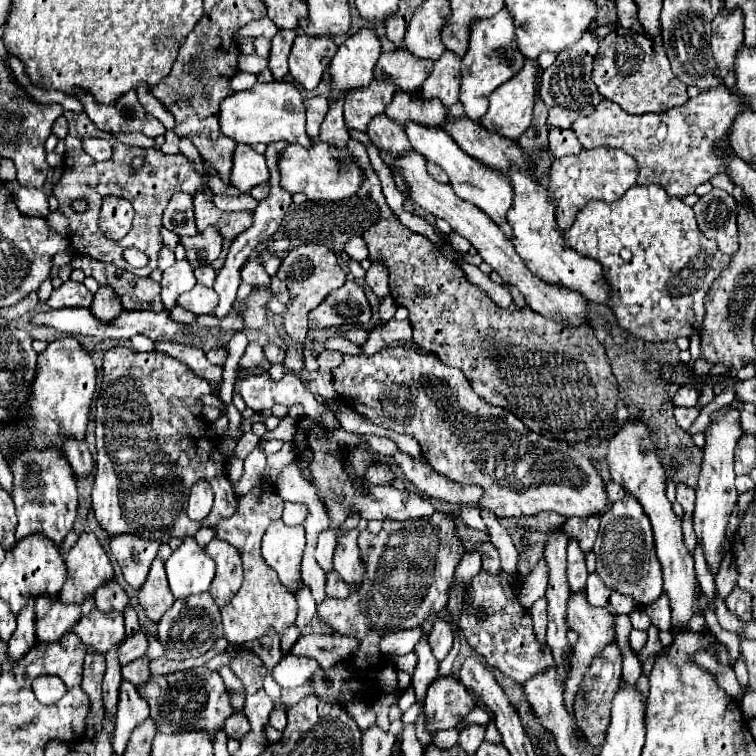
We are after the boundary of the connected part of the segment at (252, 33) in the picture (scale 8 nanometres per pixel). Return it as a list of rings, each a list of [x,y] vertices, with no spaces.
[[[262,17],[262,19],[252,21],[250,25],[246,25],[246,27],[244,27],[244,33],[238,33],[238,39],[244,39],[244,37],[258,37],[258,35],[264,35],[264,37],[272,39],[276,31],[278,31],[278,27],[276,27],[268,17]]]

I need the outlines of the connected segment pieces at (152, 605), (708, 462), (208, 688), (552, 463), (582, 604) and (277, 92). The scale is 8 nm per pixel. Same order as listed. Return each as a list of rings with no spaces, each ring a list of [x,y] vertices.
[[[156,557],[152,561],[152,569],[148,573],[146,583],[138,591],[138,599],[140,599],[140,605],[144,607],[148,619],[152,619],[152,621],[158,621],[166,613],[166,609],[172,607],[174,595],[170,593],[170,587],[166,585],[164,561],[160,557]]]
[[[738,409],[726,411],[726,415],[720,415],[712,425],[706,429],[706,445],[704,445],[704,457],[702,457],[702,469],[696,489],[696,509],[694,509],[694,531],[698,541],[704,547],[706,561],[710,565],[710,571],[716,573],[720,567],[720,543],[724,539],[726,523],[732,513],[732,507],[736,503],[738,491],[734,487],[734,447],[742,435],[740,425],[740,413]]]
[[[194,667],[188,671],[178,671],[172,675],[150,677],[146,685],[138,687],[140,695],[150,705],[150,715],[158,723],[158,731],[176,733],[188,729],[204,729],[210,735],[224,725],[224,719],[232,713],[226,685],[218,671],[206,667]]]
[[[386,347],[372,357],[344,355],[342,365],[332,373],[332,377],[338,397],[348,407],[376,425],[396,433],[412,435],[420,443],[422,455],[434,471],[462,485],[484,487],[480,509],[488,509],[496,513],[496,517],[536,515],[540,511],[556,511],[566,519],[594,515],[600,517],[612,507],[612,501],[606,495],[606,485],[588,457],[580,455],[566,441],[546,439],[528,431],[524,423],[510,411],[482,401],[474,389],[470,389],[470,381],[466,381],[460,369],[444,365],[432,353],[406,347]]]
[[[584,591],[582,593],[570,593],[568,597],[568,611],[566,611],[566,623],[572,631],[578,633],[578,641],[574,645],[574,655],[572,655],[572,673],[570,673],[570,679],[566,683],[566,709],[568,713],[572,715],[572,703],[574,703],[574,695],[578,691],[578,685],[590,665],[590,659],[600,653],[600,649],[608,643],[614,641],[614,617],[600,609],[600,607],[592,607],[588,601],[586,601],[586,595]]]
[[[272,81],[272,83],[256,83],[248,91],[236,91],[220,103],[220,129],[224,135],[236,139],[238,143],[258,145],[258,143],[300,143],[302,147],[310,147],[314,143],[304,129],[304,101],[300,91],[290,81]]]

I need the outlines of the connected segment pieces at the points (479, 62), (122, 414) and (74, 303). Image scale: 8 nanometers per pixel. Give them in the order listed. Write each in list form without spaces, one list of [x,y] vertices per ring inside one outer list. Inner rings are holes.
[[[504,7],[490,19],[478,19],[470,25],[470,45],[466,55],[462,57],[462,85],[460,85],[460,101],[464,105],[464,113],[480,121],[480,117],[488,109],[488,95],[500,87],[504,81],[510,81],[524,69],[526,57],[518,53],[518,43],[514,41],[514,21],[510,21],[510,11]]]
[[[116,345],[104,353],[102,383],[96,401],[98,467],[92,489],[92,507],[102,529],[106,529],[110,535],[134,533],[146,539],[168,543],[170,537],[196,535],[200,527],[216,525],[218,521],[234,515],[238,499],[234,497],[232,483],[228,479],[228,463],[218,449],[220,437],[212,431],[212,425],[202,415],[204,403],[200,401],[204,395],[220,391],[220,387],[222,381],[218,381],[218,385],[210,385],[210,381],[196,377],[180,361],[158,351],[138,353],[128,347]],[[200,479],[212,485],[216,501],[204,521],[190,521],[186,513],[186,497],[190,495],[194,481]]]
[[[68,279],[62,287],[54,289],[54,293],[48,299],[48,305],[52,309],[60,307],[90,307],[92,293],[84,287],[84,283],[76,283]]]

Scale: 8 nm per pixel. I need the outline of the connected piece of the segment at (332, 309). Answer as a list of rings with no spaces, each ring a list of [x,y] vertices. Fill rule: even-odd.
[[[346,281],[340,289],[330,293],[314,313],[310,313],[310,329],[366,325],[372,319],[372,307],[366,299],[364,287]]]

